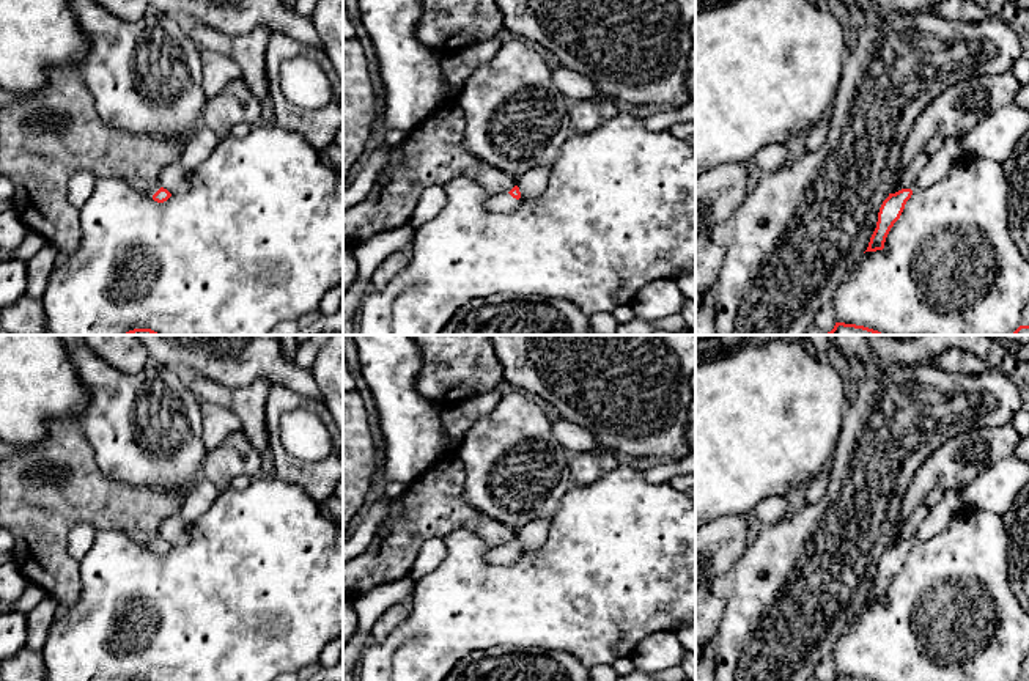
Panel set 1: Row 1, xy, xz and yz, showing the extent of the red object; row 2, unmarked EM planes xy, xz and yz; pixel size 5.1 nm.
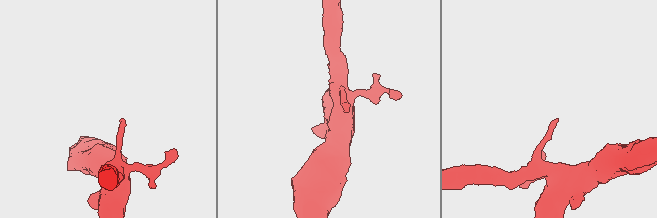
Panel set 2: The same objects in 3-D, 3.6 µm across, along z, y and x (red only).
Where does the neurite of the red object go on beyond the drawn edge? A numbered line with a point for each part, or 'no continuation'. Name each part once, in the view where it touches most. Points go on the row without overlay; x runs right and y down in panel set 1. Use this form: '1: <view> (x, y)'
1: xy (147, 538)

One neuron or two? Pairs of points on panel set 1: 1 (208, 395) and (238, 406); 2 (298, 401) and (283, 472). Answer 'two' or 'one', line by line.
1: one
2: one

